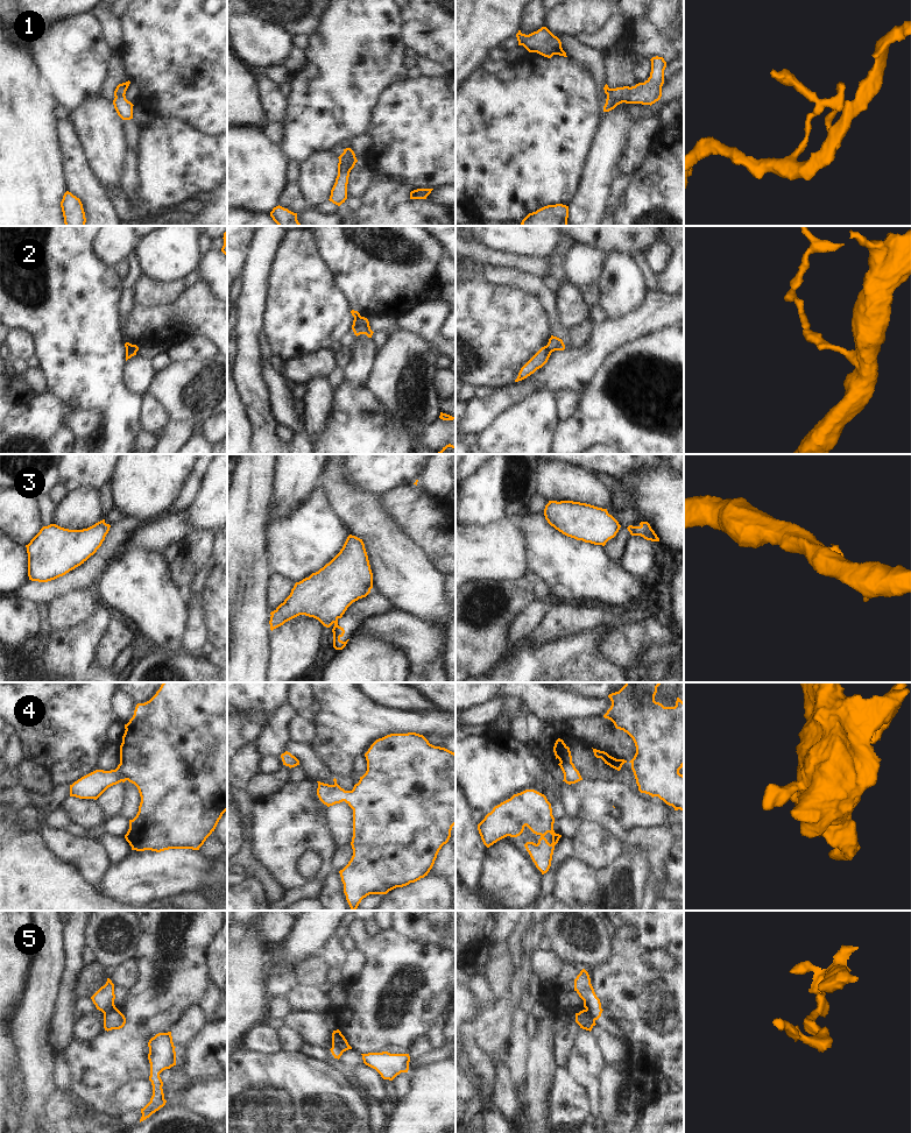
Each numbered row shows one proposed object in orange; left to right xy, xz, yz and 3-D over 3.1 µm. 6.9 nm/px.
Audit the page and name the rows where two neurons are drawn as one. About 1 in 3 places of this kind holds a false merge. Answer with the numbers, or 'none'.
1, 2, 3, 5

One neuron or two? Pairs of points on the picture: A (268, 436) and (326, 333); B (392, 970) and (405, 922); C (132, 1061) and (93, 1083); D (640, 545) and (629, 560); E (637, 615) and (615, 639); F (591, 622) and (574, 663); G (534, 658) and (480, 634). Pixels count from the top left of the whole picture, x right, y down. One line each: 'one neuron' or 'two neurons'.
A: two neurons
B: two neurons
C: one neuron
D: one neuron
E: two neurons
F: two neurons
G: two neurons

